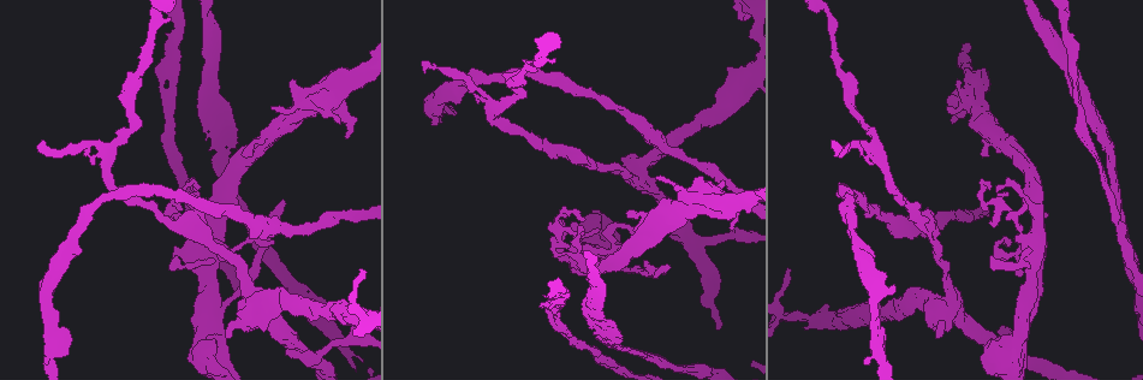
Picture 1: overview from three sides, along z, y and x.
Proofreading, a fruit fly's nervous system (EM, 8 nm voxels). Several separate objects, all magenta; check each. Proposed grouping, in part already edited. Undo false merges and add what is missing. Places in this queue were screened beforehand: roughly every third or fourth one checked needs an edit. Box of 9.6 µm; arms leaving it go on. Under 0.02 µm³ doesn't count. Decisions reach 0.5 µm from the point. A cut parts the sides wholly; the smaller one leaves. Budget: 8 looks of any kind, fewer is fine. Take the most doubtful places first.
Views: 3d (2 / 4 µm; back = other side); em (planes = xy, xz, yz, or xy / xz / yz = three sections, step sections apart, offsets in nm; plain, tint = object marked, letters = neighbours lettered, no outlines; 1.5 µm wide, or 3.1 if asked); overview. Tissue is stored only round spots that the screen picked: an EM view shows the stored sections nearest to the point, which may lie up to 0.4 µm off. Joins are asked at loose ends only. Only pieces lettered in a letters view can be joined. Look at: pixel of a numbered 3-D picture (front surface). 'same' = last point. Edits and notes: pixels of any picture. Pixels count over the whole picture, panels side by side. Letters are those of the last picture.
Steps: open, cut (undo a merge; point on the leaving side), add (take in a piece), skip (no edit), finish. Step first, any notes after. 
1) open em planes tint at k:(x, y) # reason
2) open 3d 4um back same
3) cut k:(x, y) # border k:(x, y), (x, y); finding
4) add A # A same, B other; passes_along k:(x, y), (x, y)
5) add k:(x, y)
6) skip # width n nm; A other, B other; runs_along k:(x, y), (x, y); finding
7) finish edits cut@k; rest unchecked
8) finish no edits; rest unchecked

open 3d 2um at 1:(282, 200) # long arm stops here

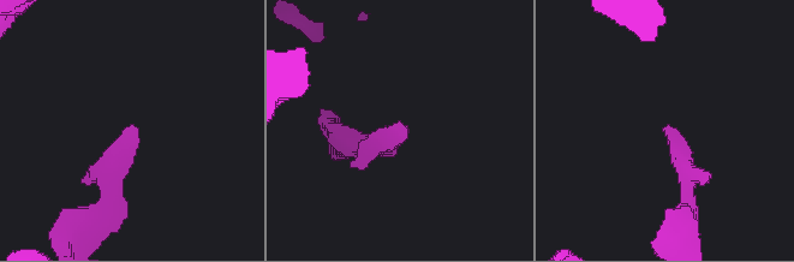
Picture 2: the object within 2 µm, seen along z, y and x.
open em yz step 4 tint at 2:(668, 124) # shape alone is not enough

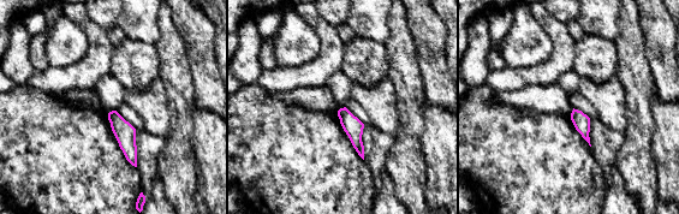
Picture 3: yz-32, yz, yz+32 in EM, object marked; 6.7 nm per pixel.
open em xz step 4 letters same # cut it another way

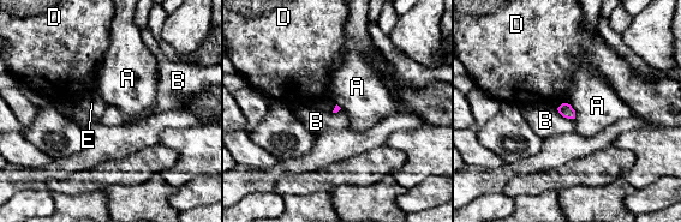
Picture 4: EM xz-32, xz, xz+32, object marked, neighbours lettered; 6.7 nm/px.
skip # A other, B other, D other, E other; border 4:(556, 109), (563, 116), (574, 119); none of them fits

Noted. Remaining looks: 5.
open 3d 4um at 1:(1075, 87) # an open end

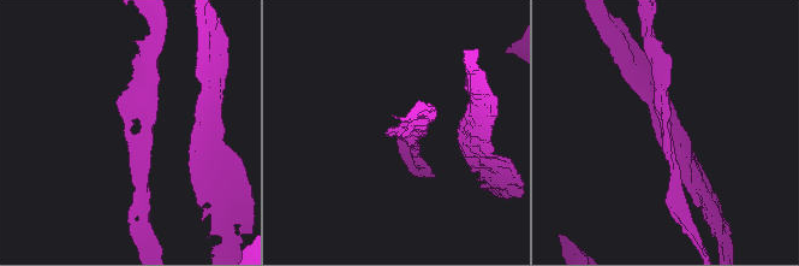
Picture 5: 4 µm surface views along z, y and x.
open em yz step 8 letters at 5:(664, 128)

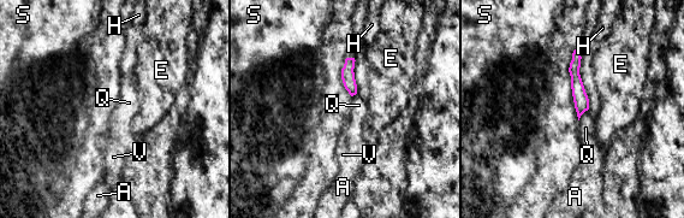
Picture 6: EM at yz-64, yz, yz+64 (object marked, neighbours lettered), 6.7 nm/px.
open em planes letters same

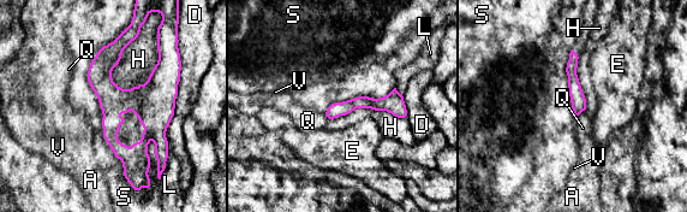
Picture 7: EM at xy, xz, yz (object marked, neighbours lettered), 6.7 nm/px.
skip # A other, D other, E other, H other, L other, Q other, S other, V other; no lettered piece goes on from it

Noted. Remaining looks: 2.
open 3d 4um at 1:(607, 338) # two arms at a narrow angle

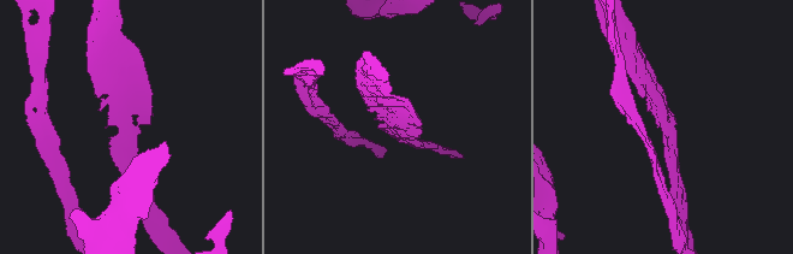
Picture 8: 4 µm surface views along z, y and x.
open em planes letters at 8:(664, 122) # now the EM

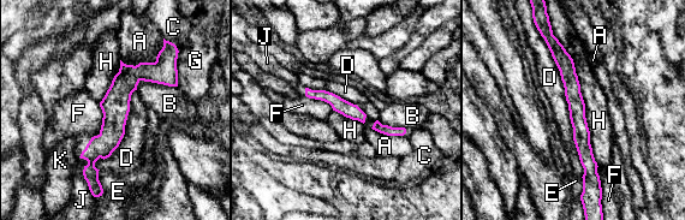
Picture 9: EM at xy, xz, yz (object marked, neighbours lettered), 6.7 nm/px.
skip # A other, B other, C other, D other, E other, F other, G other, H other, J other, K other; runs_along 9:(552, 42), (571, 82), (590, 180); one neuron here

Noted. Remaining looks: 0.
finish no edits; rest unchecked

